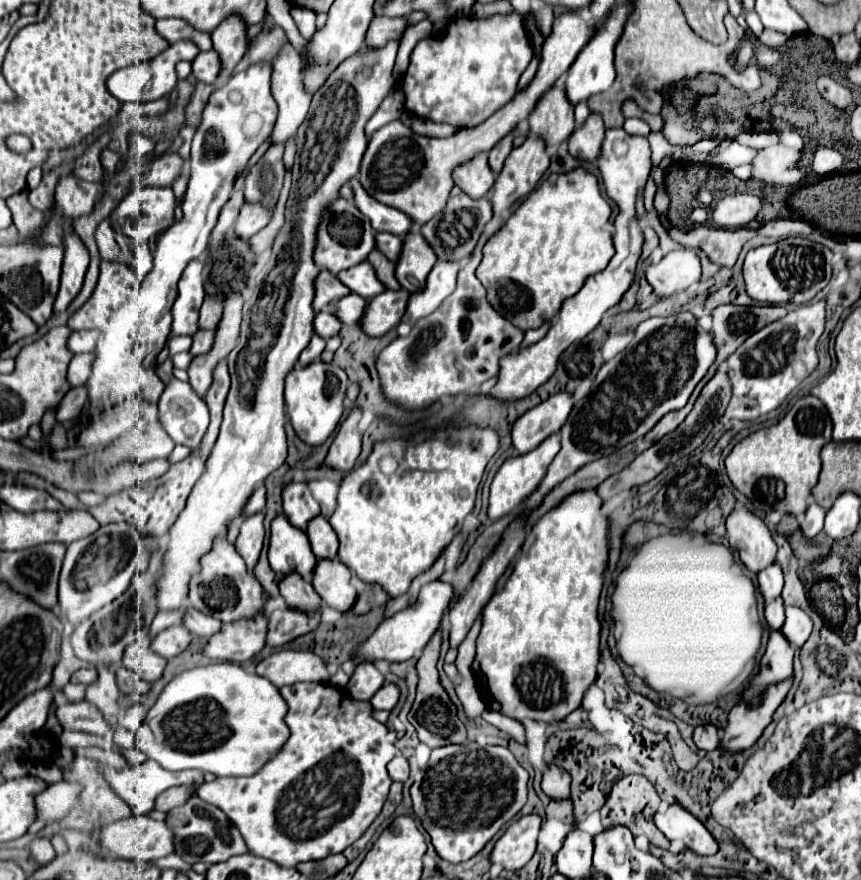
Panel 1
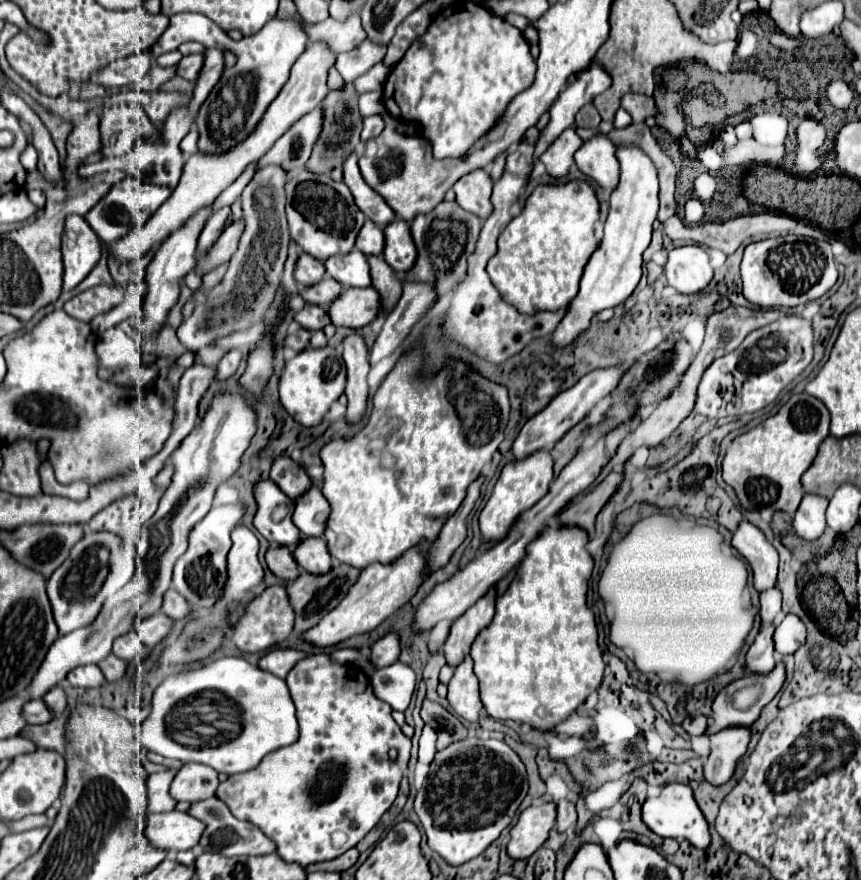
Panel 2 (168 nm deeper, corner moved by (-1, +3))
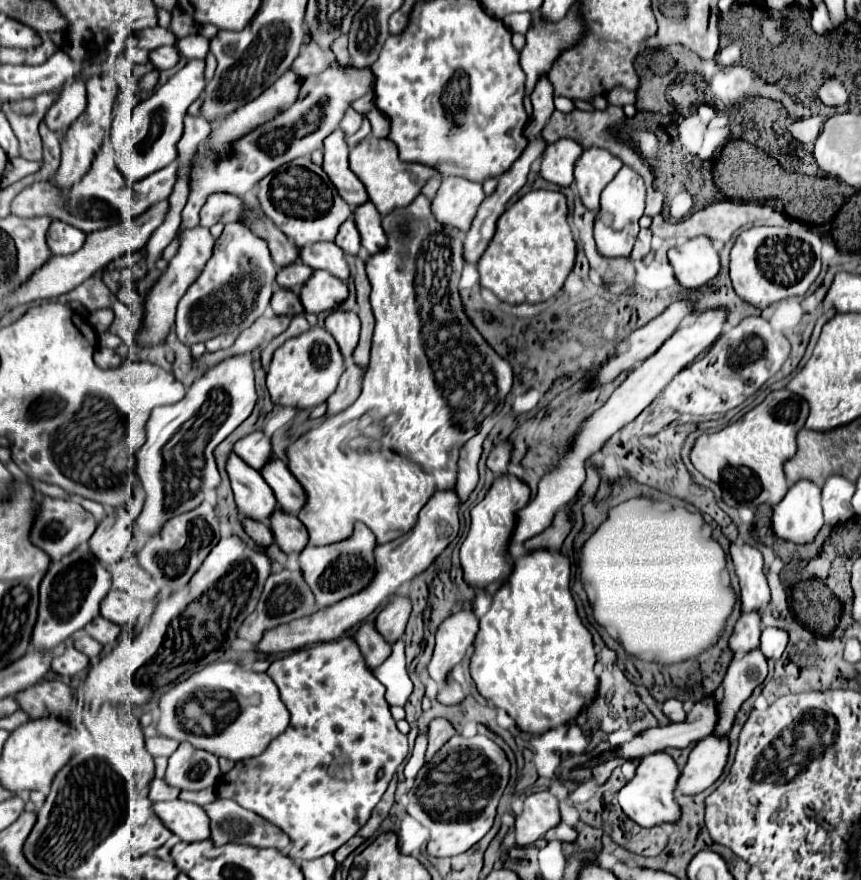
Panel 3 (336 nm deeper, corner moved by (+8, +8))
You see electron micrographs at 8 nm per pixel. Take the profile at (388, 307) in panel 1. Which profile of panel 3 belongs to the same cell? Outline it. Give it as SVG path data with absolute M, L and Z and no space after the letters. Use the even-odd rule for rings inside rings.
M314 270L312 276L300 286L300 302L306 312L330 312L348 296L346 282L326 274L326 270Z

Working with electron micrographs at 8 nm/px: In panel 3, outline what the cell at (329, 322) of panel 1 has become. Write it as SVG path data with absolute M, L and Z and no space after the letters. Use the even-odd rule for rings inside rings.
M282 288L272 294L270 306L272 306L272 310L274 310L276 314L294 316L294 314L298 314L298 312L304 312L298 294L292 292L292 290L282 290Z

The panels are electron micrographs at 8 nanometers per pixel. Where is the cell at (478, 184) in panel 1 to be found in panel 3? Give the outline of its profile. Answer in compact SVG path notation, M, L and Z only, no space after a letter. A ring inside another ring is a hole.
M444 178L436 196L432 198L430 210L442 226L452 226L462 234L470 230L470 224L484 200L482 184L466 178Z

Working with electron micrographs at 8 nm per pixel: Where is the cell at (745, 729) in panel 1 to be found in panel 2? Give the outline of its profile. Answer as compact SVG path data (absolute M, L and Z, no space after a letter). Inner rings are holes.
M727 727L711 739L711 755L705 763L705 779L713 785L723 785L731 779L737 761L745 755L751 741L749 727Z

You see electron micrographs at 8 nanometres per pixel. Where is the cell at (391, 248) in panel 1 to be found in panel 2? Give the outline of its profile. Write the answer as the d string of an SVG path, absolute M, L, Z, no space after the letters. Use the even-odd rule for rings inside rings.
M369 219L363 225L363 231L357 237L357 249L363 251L365 255L381 255L383 253L383 229L379 229L375 223Z

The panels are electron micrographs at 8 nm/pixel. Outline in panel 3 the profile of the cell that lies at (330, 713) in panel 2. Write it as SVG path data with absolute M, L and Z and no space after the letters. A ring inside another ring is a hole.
M352 636L290 652L274 660L266 674L274 680L282 702L290 710L290 726L270 742L264 754L242 760L228 774L220 776L216 792L282 828L292 840L290 856L294 856L294 860L320 858L328 852L336 852L344 842L356 836L360 826L370 818L396 768L408 754L408 738L398 732L384 698L384 686L374 678L374 672L368 668Z

